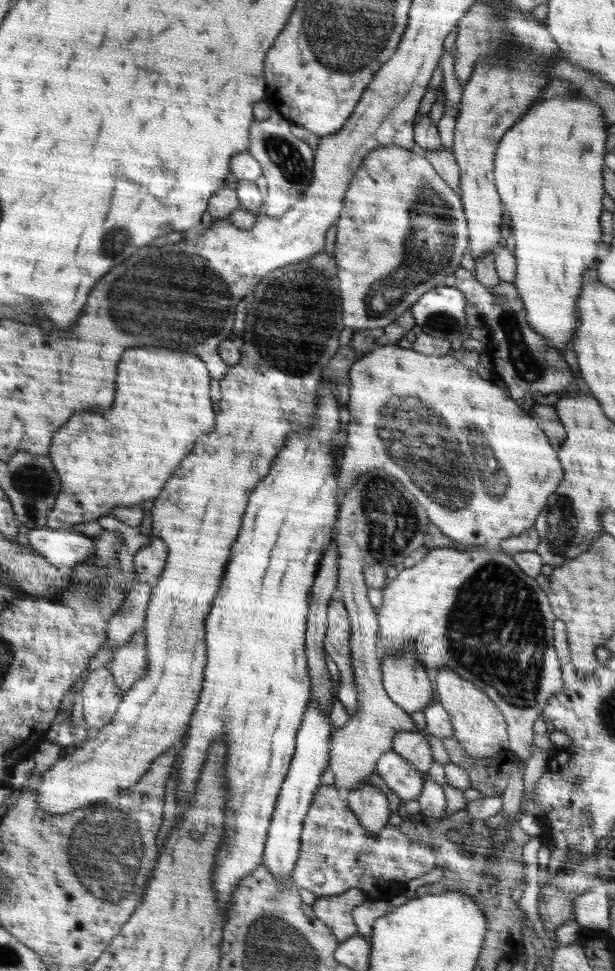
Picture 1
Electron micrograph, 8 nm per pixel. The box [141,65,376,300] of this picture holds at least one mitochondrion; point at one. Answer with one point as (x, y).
(287, 158)

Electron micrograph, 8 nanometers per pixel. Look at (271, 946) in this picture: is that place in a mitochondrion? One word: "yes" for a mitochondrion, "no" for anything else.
yes

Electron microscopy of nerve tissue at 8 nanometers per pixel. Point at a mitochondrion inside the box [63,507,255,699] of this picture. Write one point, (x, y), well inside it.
(100, 599)

